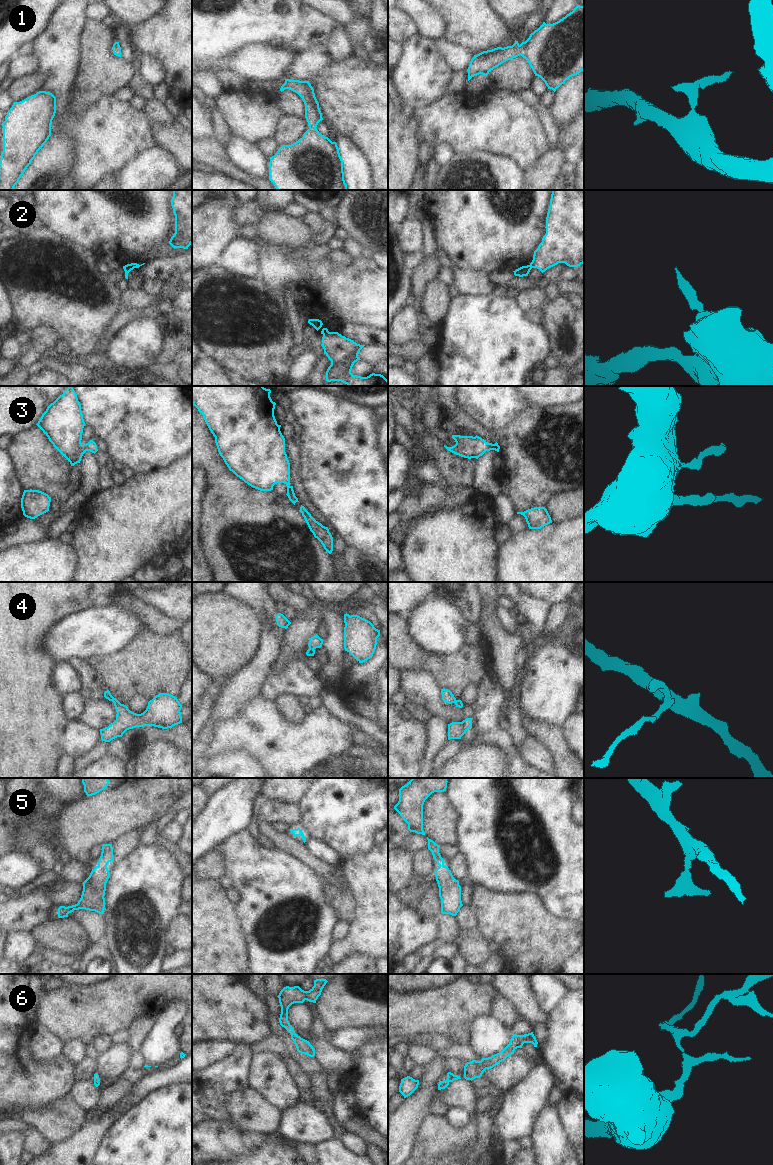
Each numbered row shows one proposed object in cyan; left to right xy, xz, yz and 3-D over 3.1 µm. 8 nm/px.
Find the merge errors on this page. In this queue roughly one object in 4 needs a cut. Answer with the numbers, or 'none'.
2, 4

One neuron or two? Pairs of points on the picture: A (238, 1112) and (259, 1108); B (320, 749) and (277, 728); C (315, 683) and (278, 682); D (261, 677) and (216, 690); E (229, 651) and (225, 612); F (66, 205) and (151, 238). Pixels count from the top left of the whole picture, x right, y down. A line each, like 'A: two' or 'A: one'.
A: one
B: one
C: one
D: two
E: one
F: one

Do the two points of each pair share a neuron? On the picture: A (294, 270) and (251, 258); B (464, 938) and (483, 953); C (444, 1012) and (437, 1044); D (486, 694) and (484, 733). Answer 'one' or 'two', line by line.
A: two
B: one
C: two
D: one

